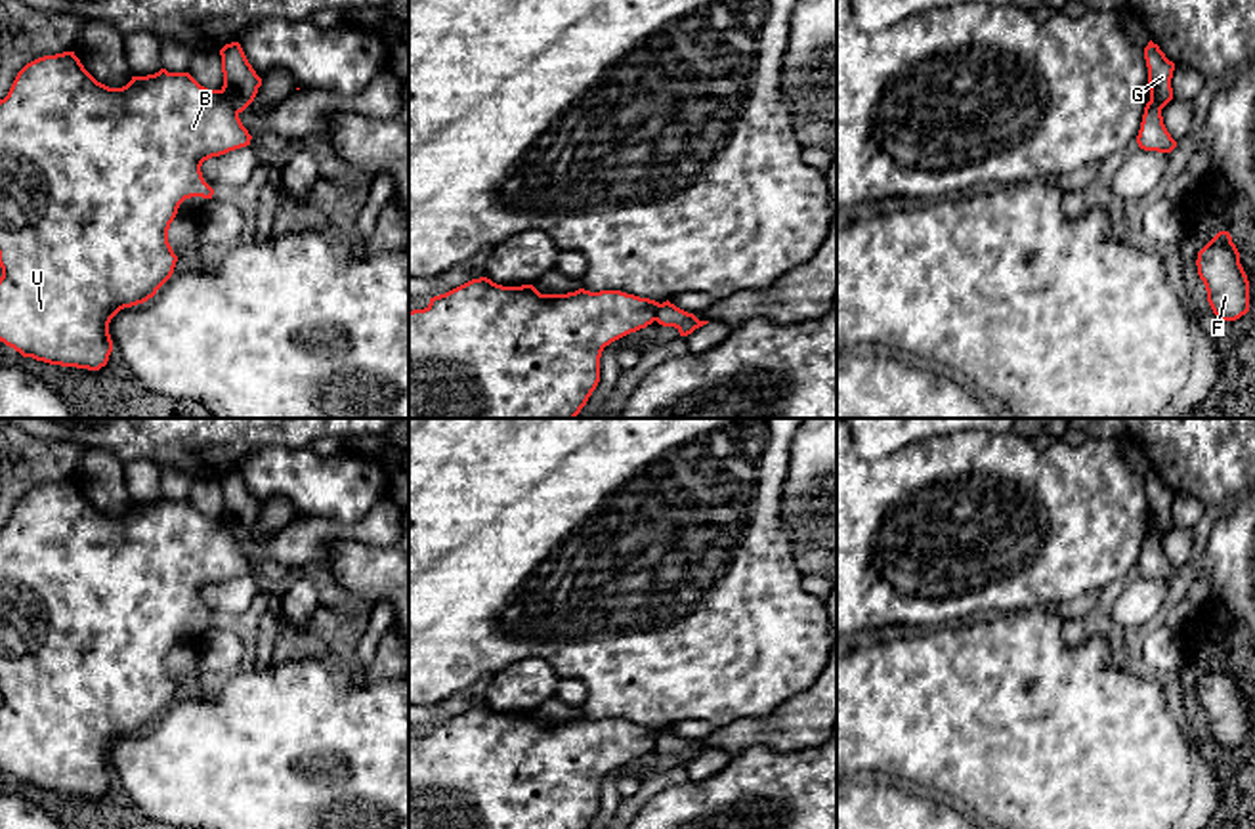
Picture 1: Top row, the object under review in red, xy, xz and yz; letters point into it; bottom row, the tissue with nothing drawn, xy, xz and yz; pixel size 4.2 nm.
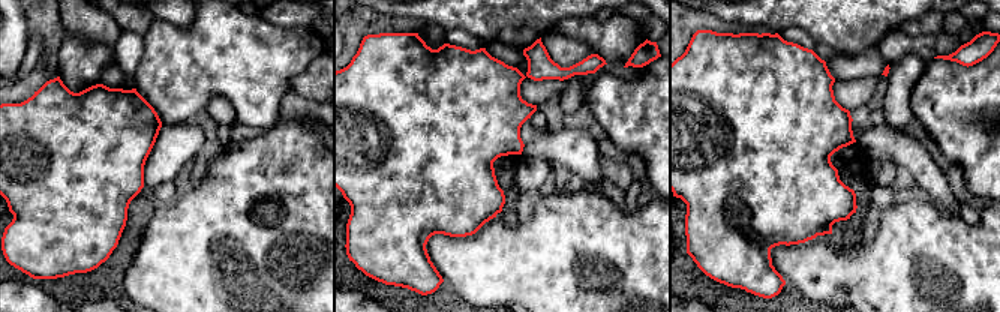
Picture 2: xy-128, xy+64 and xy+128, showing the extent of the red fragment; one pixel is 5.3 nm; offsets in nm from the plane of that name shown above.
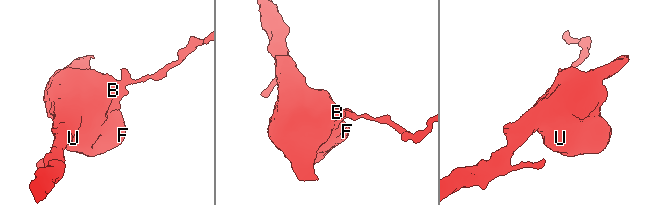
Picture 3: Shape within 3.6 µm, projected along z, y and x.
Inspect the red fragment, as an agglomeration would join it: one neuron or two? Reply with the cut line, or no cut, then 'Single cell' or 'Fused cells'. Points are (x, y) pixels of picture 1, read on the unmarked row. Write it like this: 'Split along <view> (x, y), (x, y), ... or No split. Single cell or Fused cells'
Split along xy (220, 518), (237, 541). Fused cells

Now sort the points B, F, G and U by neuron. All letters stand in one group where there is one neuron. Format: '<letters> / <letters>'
B F U / G

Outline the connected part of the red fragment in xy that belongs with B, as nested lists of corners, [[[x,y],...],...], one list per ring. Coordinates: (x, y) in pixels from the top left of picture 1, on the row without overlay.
[[[63,479],[44,483],[27,491],[15,504],[8,523],[0,527],[0,770],[50,793],[99,798],[113,779],[109,762],[111,747],[124,735],[147,730],[172,705],[178,684],[168,670],[168,657],[180,632],[191,625],[212,627],[214,617],[204,609],[201,594],[212,585],[250,573],[252,563],[243,554],[222,518],[201,514],[189,500],[168,500],[132,504],[122,516],[97,510],[74,483]]]

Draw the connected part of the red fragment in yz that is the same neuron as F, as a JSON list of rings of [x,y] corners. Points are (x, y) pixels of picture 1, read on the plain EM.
[[[1219,659],[1198,680],[1196,693],[1207,730],[1221,749],[1236,749],[1249,739],[1249,709],[1228,659]]]

